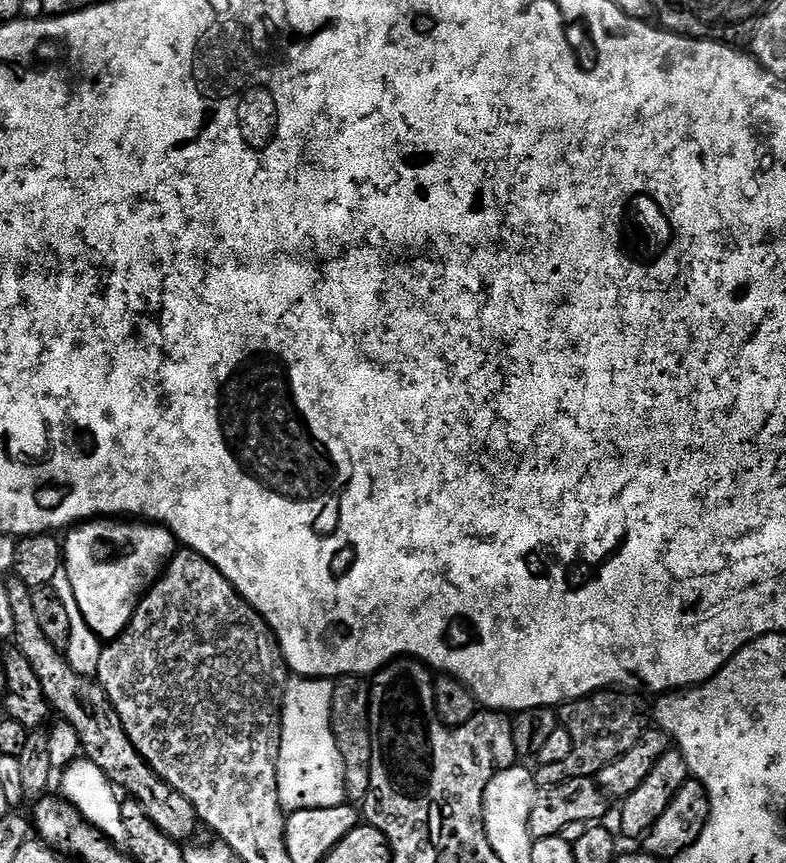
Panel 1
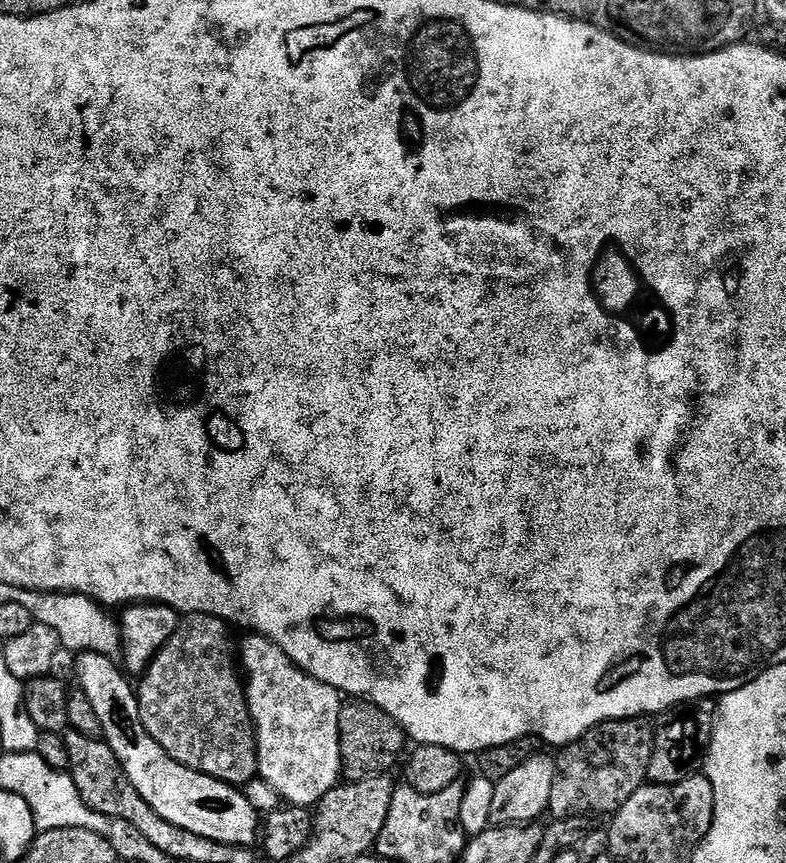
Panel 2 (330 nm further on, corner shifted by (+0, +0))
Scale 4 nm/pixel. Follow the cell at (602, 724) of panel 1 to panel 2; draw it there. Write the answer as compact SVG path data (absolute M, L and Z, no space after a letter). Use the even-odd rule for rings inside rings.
M633 718L630 720L607 720L598 726L594 726L590 730L586 730L586 734L582 734L582 738L578 738L572 744L565 744L559 749L560 756L557 755L555 757L556 769L554 770L554 787L550 789L550 802L548 803L548 812L550 813L552 820L569 820L575 816L592 816L593 814L597 814L596 812L608 812L607 814L614 814L617 810L619 810L619 808L621 808L622 805L626 803L626 801L630 798L630 794L634 794L640 788L644 787L646 781L648 780L648 767L650 766L650 758L652 757L652 751L654 750L654 728L651 723L648 725L646 721L647 719L644 718Z

